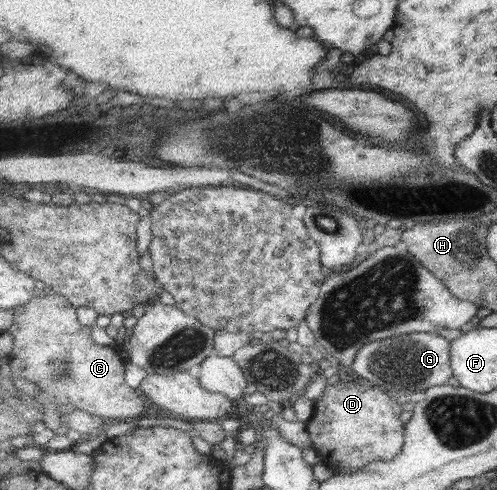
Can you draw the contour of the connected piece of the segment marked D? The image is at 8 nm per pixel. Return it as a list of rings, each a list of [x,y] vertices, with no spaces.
[[[340,381],[326,384],[321,396],[315,400],[316,413],[307,424],[307,432],[313,442],[318,456],[324,464],[329,465],[335,474],[349,474],[365,468],[372,462],[382,460],[387,462],[395,460],[404,451],[406,443],[406,423],[401,420],[403,414],[403,400],[399,395],[391,395],[389,392],[377,386],[372,386],[364,381]]]

